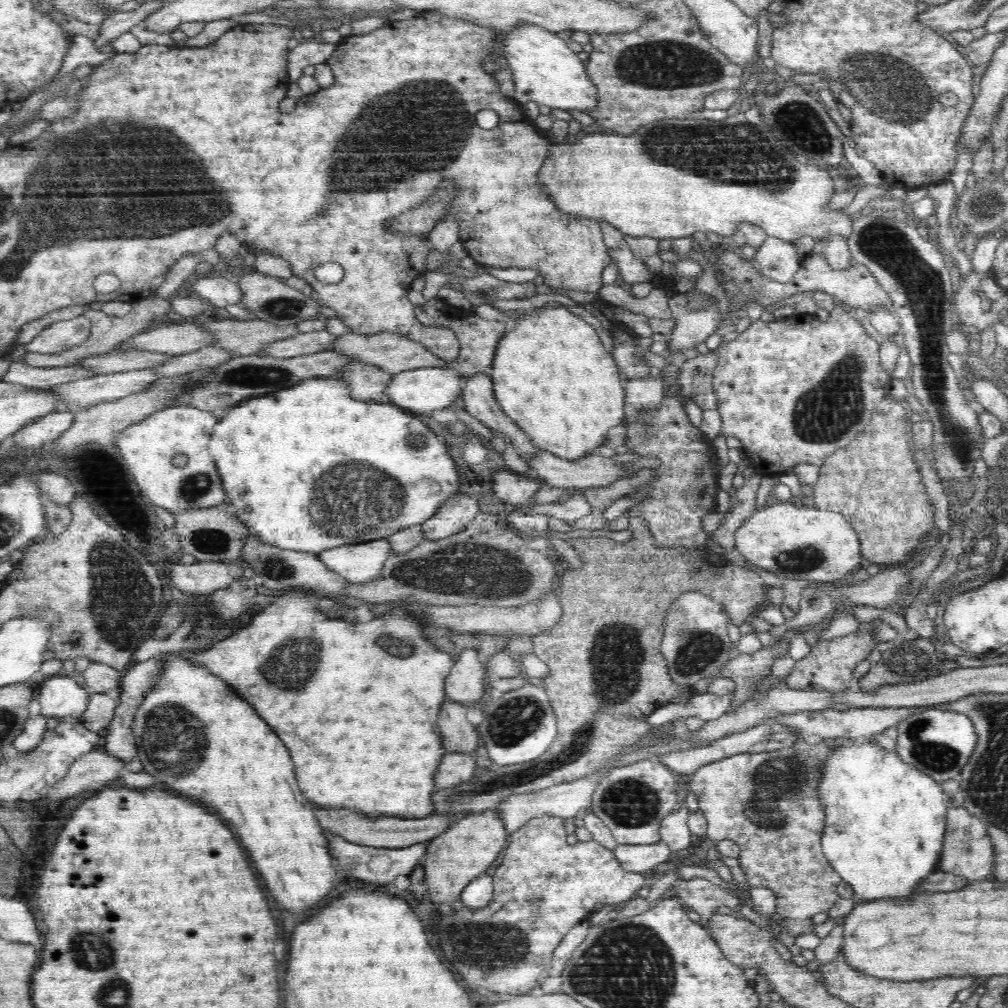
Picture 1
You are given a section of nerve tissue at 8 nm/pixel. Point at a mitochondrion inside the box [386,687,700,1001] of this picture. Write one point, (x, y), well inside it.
(478, 946)

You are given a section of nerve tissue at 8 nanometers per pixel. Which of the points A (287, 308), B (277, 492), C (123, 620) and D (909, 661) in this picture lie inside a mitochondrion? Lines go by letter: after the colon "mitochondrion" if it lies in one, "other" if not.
A: mitochondrion
B: other
C: mitochondrion
D: mitochondrion

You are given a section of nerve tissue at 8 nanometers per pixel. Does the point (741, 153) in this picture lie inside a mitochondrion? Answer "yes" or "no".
yes

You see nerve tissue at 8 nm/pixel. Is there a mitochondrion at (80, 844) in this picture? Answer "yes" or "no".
no

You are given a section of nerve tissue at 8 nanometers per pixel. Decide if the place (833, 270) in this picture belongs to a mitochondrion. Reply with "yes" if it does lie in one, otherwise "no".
no

